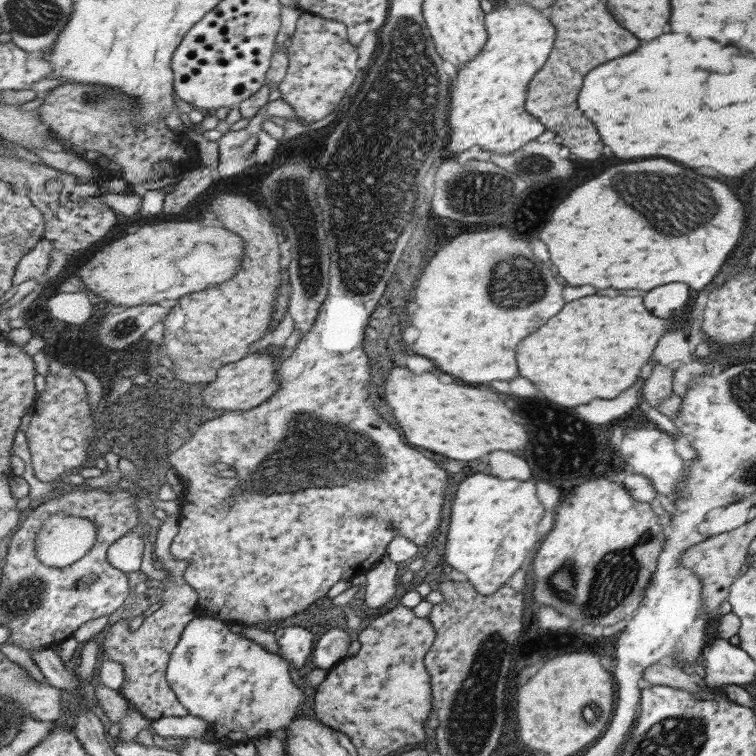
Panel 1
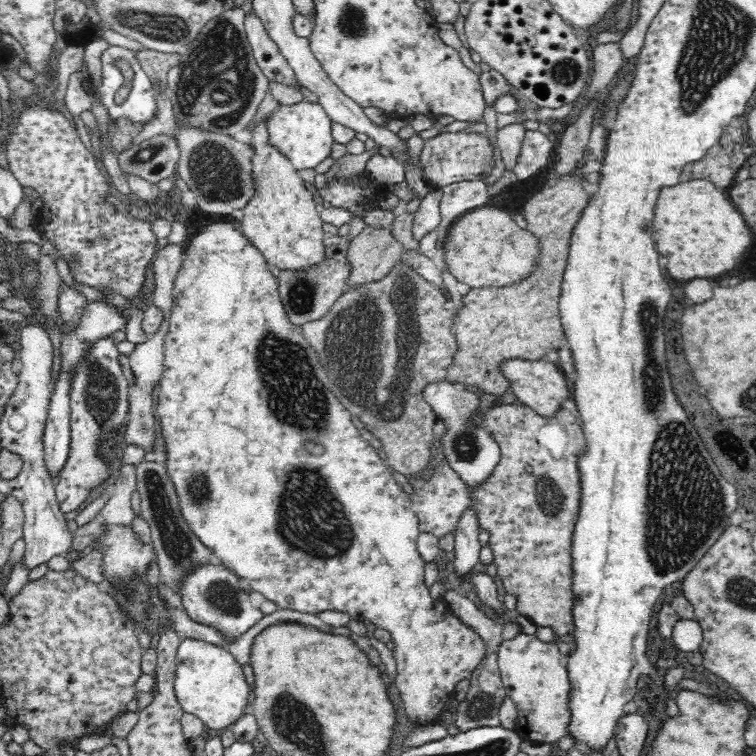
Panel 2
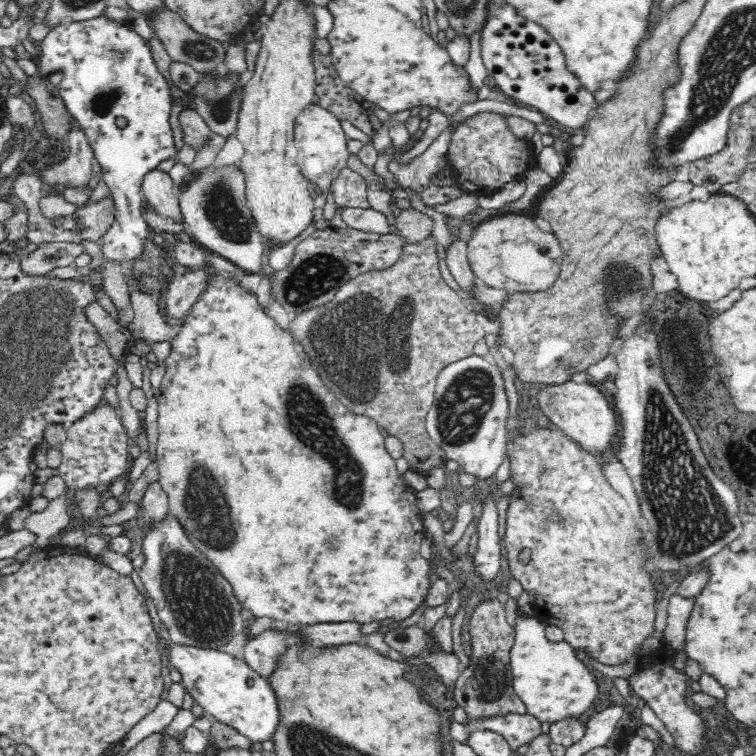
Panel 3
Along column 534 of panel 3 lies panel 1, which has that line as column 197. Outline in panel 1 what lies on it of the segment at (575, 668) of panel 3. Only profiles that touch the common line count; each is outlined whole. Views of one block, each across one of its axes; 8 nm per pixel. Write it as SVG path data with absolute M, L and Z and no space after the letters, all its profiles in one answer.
M195 618L183 632L179 646L171 656L171 666L167 670L171 688L187 706L189 716L199 716L215 728L217 740L227 740L231 744L253 742L261 736L269 736L273 730L283 730L297 720L305 708L313 706L313 692L299 686L289 662L279 654L267 652L257 642L243 638L229 630L229 626L217 618Z

